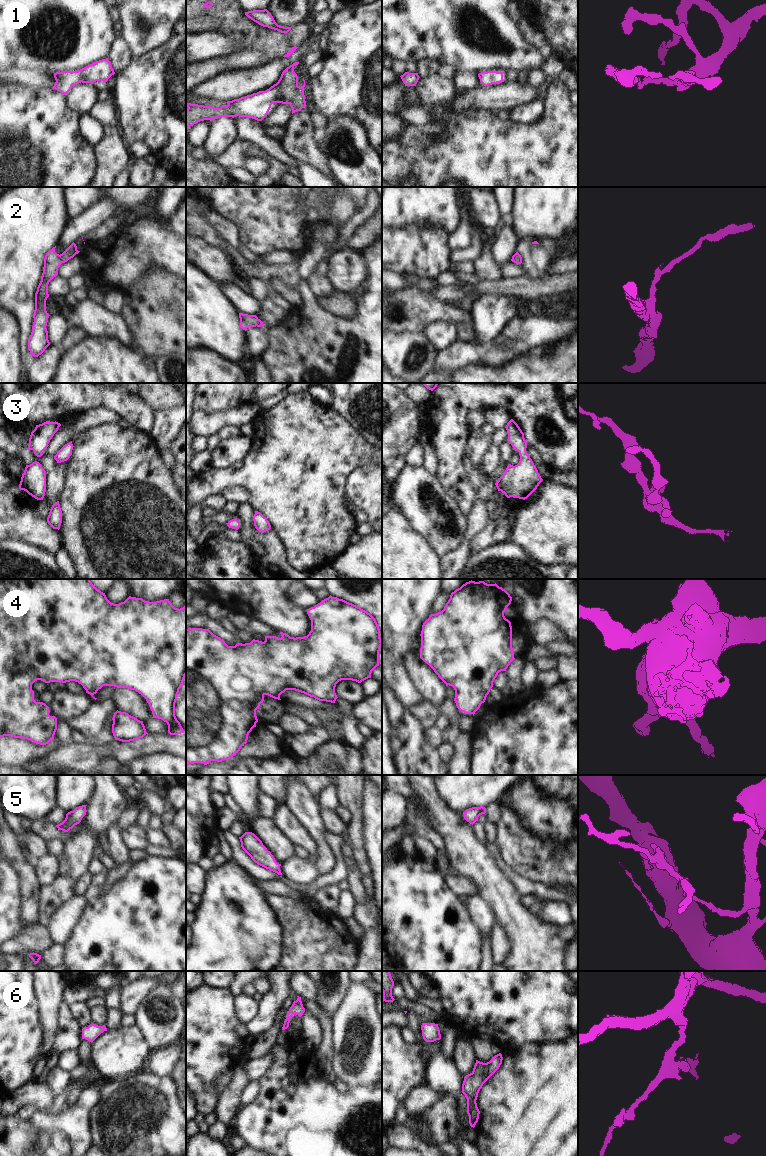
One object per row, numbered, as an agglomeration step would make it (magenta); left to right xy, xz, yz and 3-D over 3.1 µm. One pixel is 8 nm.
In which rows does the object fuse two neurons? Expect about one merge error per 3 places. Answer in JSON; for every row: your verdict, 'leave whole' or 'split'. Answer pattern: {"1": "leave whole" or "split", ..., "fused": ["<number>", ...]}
{"1": "leave whole", "2": "leave whole", "3": "leave whole", "4": "leave whole", "5": "leave whole", "6": "leave whole", "fused": []}

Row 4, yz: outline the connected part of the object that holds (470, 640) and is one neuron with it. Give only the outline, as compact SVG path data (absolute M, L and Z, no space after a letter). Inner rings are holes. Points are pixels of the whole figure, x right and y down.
M471 580L452 592L444 609L431 614L422 625L420 658L446 686L454 688L456 706L465 714L475 714L498 673L515 659L511 622L504 616L511 601L510 594L496 583Z

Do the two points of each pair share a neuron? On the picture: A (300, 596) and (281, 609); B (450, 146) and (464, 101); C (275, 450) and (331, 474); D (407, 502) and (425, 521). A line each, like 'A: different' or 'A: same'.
A: different
B: different
C: same
D: same

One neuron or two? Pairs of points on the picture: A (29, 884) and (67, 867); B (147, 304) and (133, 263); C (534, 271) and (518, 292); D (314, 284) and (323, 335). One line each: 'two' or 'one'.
A: two
B: two
C: two
D: two

